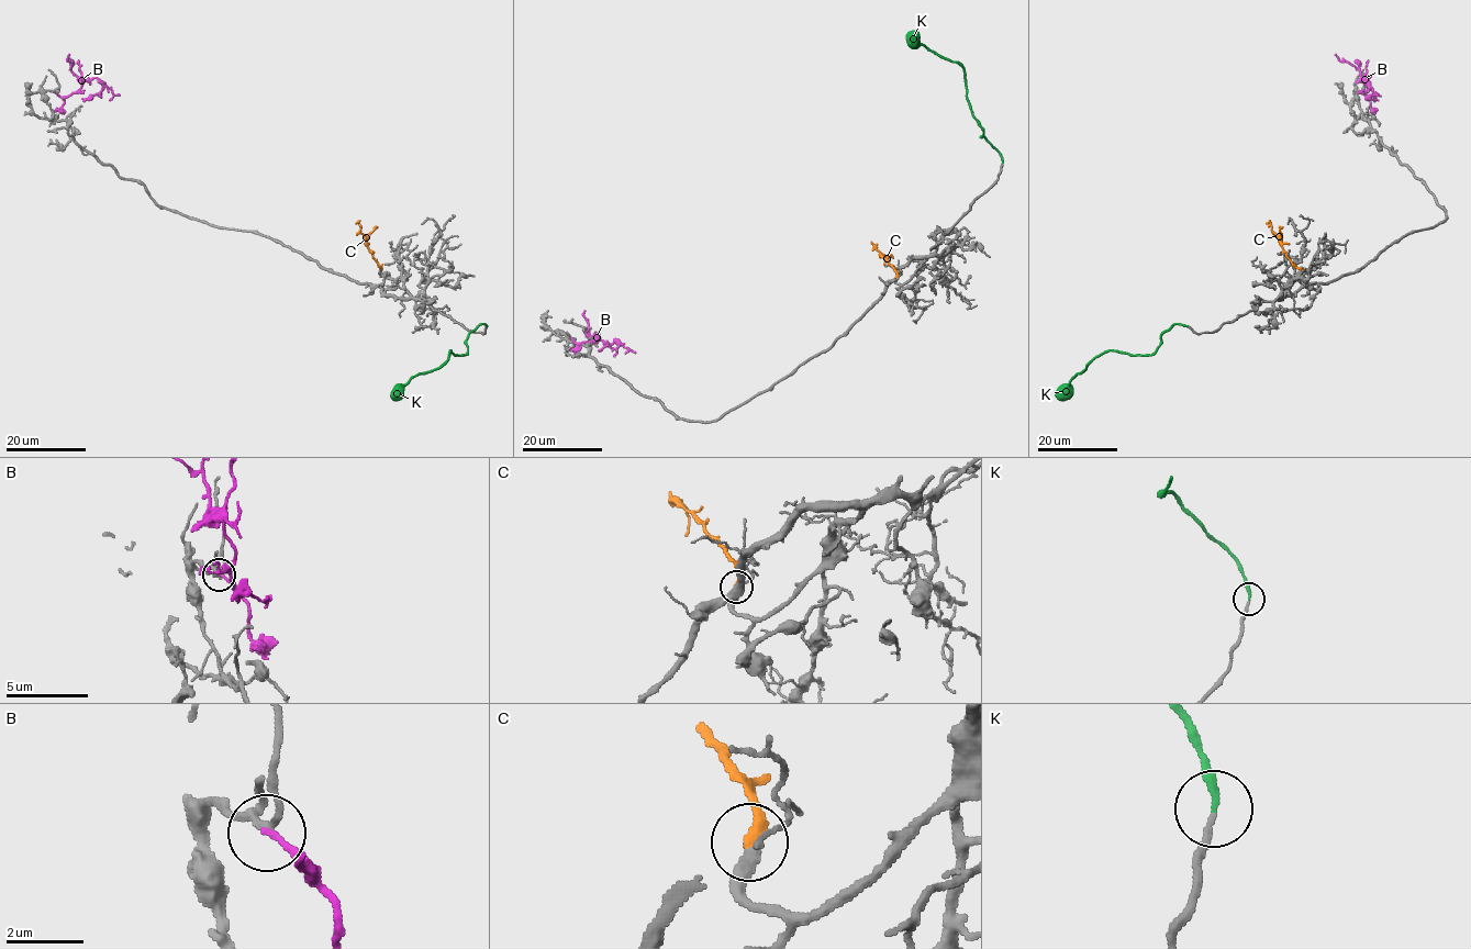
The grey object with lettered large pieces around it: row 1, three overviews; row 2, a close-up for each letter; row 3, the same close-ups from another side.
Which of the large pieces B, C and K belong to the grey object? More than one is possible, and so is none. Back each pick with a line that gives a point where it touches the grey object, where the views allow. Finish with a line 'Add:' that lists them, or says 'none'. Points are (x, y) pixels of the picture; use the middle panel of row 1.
K: meets grey at (1002, 162)
Add: K

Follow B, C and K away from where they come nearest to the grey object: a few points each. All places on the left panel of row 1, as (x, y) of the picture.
B: (56, 93), (67, 97), (85, 80), (99, 80), (102, 88), (100, 92), (81, 98)
C: (380, 269), (360, 232), (359, 223), (355, 223)
K: (487, 325), (480, 323), (467, 335), (465, 355), (450, 350), (438, 367), (399, 386), (392, 398)

